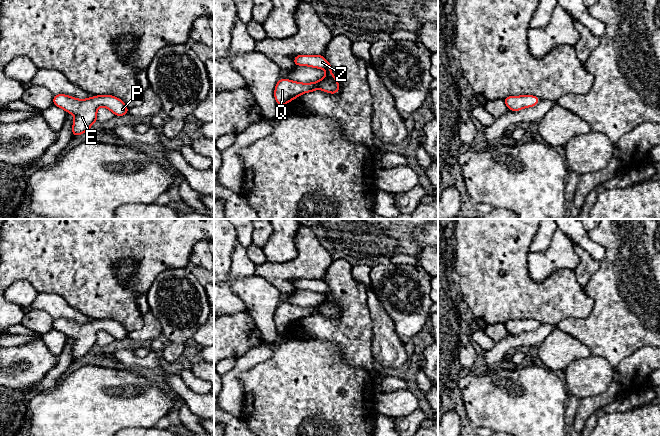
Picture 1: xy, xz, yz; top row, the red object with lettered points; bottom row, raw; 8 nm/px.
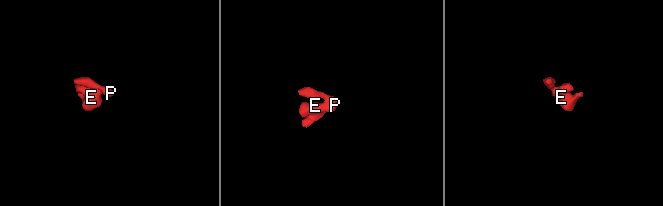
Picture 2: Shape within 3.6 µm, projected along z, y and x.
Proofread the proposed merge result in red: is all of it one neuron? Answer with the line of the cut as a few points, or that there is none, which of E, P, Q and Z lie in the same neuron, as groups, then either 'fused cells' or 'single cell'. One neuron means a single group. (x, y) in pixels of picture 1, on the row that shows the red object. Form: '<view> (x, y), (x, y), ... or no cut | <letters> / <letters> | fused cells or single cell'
no cut | E P Q Z | single cell

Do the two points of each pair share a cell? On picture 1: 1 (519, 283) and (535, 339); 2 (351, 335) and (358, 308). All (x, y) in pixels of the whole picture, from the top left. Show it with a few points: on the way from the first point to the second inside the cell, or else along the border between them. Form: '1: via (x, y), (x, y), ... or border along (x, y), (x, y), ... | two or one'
1: border along (539, 323), (555, 326) | two
2: via (352, 328), (354, 315) | one

